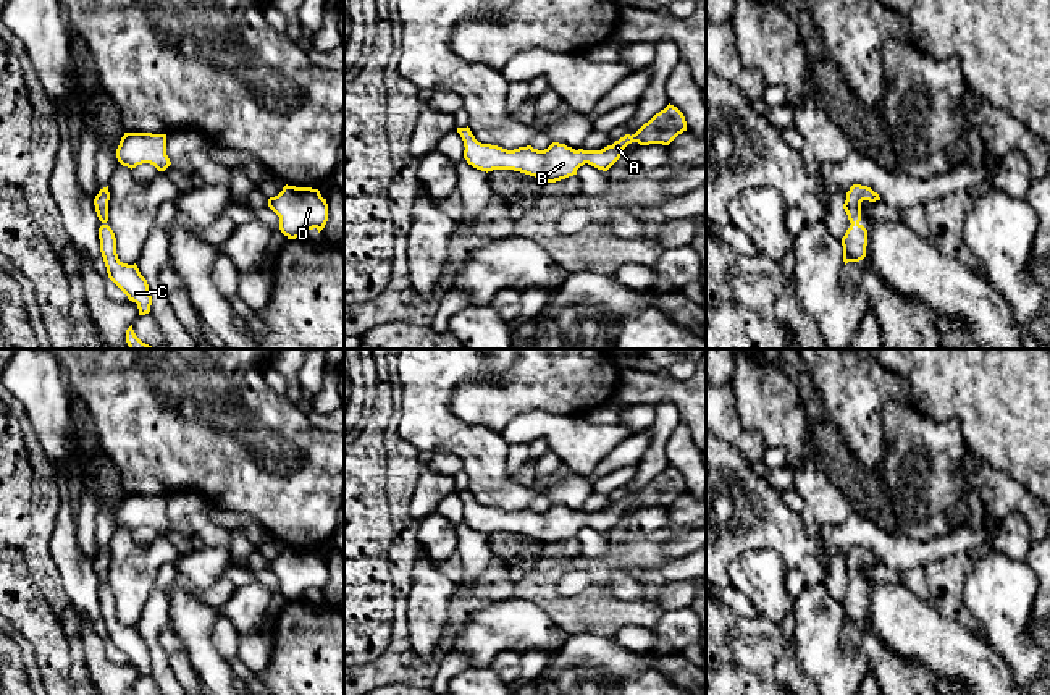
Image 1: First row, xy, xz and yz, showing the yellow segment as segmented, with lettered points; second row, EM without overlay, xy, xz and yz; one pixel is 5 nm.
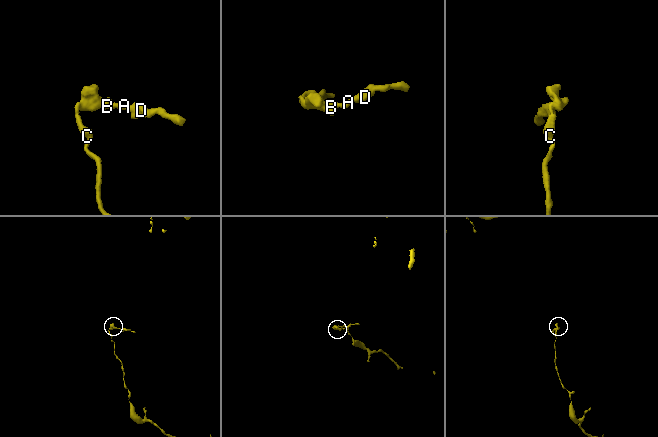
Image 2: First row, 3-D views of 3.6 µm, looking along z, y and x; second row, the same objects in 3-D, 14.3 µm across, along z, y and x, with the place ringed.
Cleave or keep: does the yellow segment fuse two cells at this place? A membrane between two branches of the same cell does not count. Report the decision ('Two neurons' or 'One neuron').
One neuron

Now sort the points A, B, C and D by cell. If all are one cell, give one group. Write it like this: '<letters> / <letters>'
A B C D

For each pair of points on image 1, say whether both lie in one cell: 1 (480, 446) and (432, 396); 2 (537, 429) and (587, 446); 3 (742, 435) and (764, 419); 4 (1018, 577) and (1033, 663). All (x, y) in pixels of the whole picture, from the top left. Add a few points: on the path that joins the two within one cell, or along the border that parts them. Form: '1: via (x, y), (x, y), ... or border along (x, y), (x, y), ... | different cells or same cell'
1: via (466, 440), (436, 411) | same cell
2: via (550, 429), (556, 429), (574, 440) | same cell
3: border along (734, 395), (740, 422), (755, 430), (768, 446) | different cells
4: via (1015, 598), (1013, 642) | same cell

